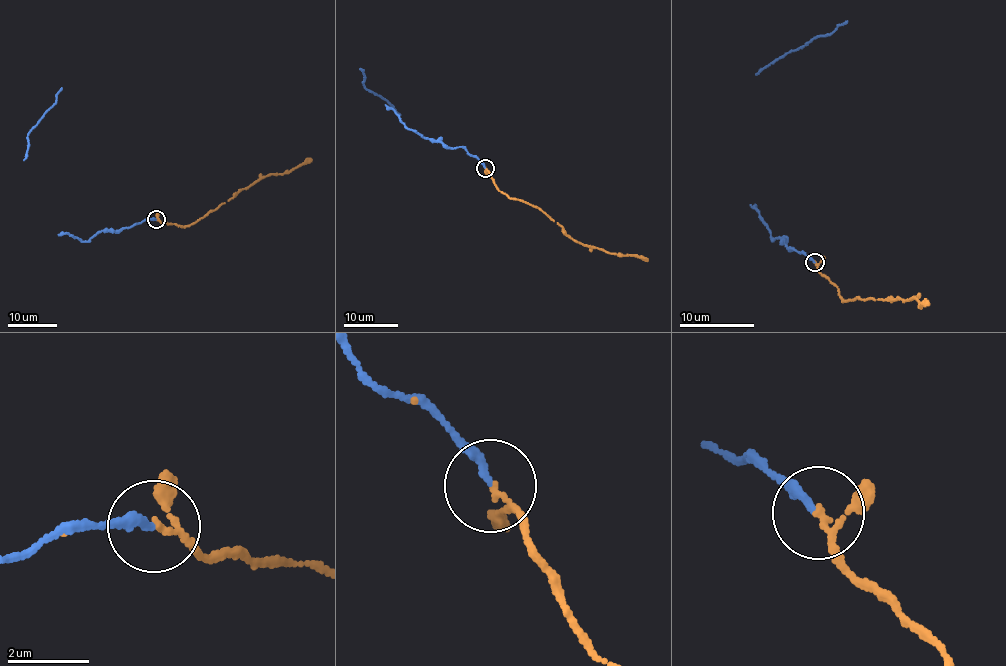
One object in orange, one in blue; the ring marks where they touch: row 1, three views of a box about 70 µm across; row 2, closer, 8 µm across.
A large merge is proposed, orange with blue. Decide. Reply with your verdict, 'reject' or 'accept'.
accept

